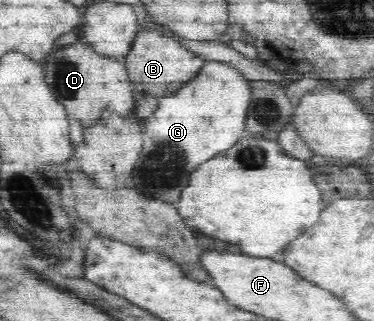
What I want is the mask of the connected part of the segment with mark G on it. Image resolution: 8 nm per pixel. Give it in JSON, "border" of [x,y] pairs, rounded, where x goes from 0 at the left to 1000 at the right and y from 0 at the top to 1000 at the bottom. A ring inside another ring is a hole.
{"border":[[[553,187],[511,249],[484,259],[468,287],[422,302],[425,330],[409,349],[409,361],[380,374],[382,405],[393,417],[382,414],[382,474],[356,530],[361,586],[380,604],[401,607],[404,617],[430,617],[441,629],[468,632],[500,579],[505,542],[527,523],[527,511],[537,511],[553,492],[570,492],[596,467],[612,467],[644,427],[660,421],[655,374],[668,343],[671,299],[676,299],[671,249],[655,243],[647,224],[607,193]]]}

